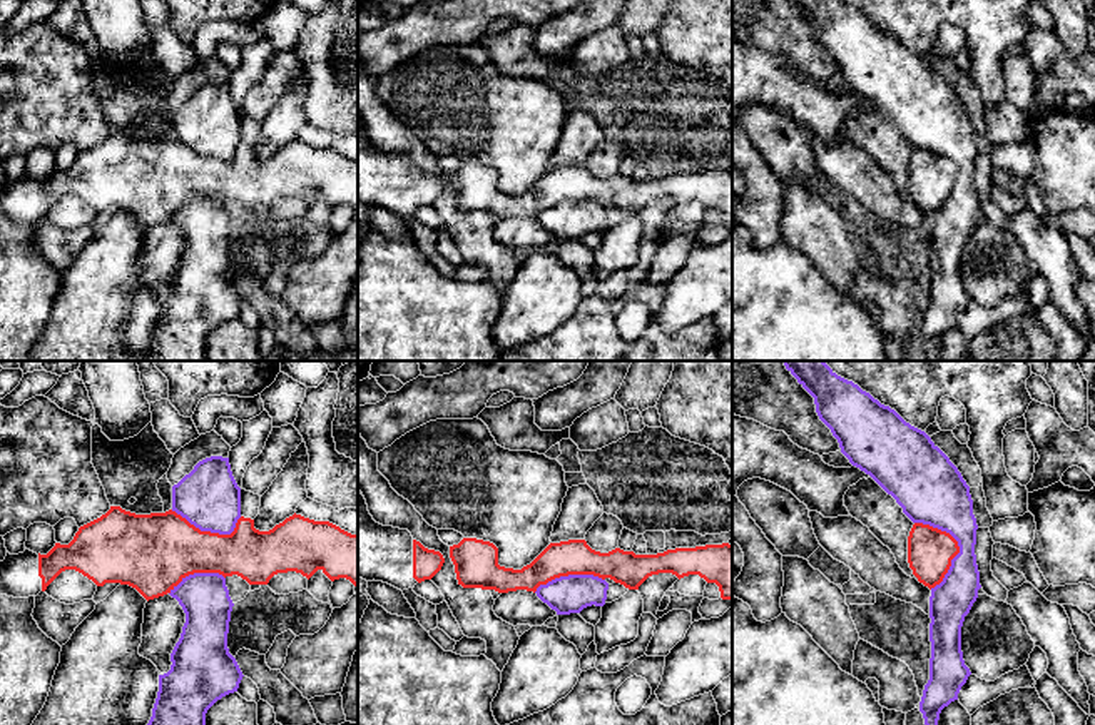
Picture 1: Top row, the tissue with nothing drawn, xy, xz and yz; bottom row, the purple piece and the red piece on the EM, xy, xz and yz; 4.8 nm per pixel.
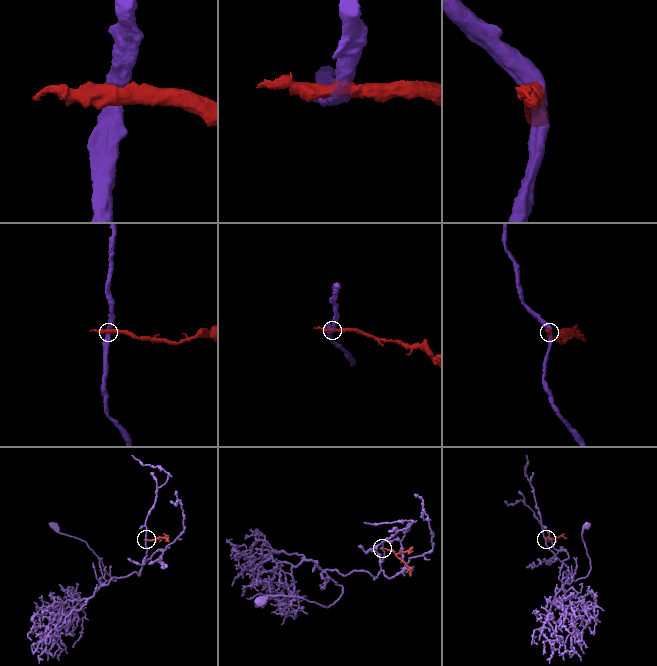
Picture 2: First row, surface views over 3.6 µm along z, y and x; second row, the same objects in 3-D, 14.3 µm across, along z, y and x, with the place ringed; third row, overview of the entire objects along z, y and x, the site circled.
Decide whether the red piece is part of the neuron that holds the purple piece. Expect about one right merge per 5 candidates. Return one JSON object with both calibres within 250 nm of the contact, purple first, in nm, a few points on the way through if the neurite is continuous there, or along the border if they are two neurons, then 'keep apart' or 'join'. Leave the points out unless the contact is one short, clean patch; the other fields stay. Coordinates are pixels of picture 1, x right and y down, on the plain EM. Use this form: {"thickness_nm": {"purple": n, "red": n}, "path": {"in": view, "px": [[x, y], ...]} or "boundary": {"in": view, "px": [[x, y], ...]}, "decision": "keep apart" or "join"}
{"thickness_nm": {"purple": 280, "red": 220}, "decision": "keep apart"}

